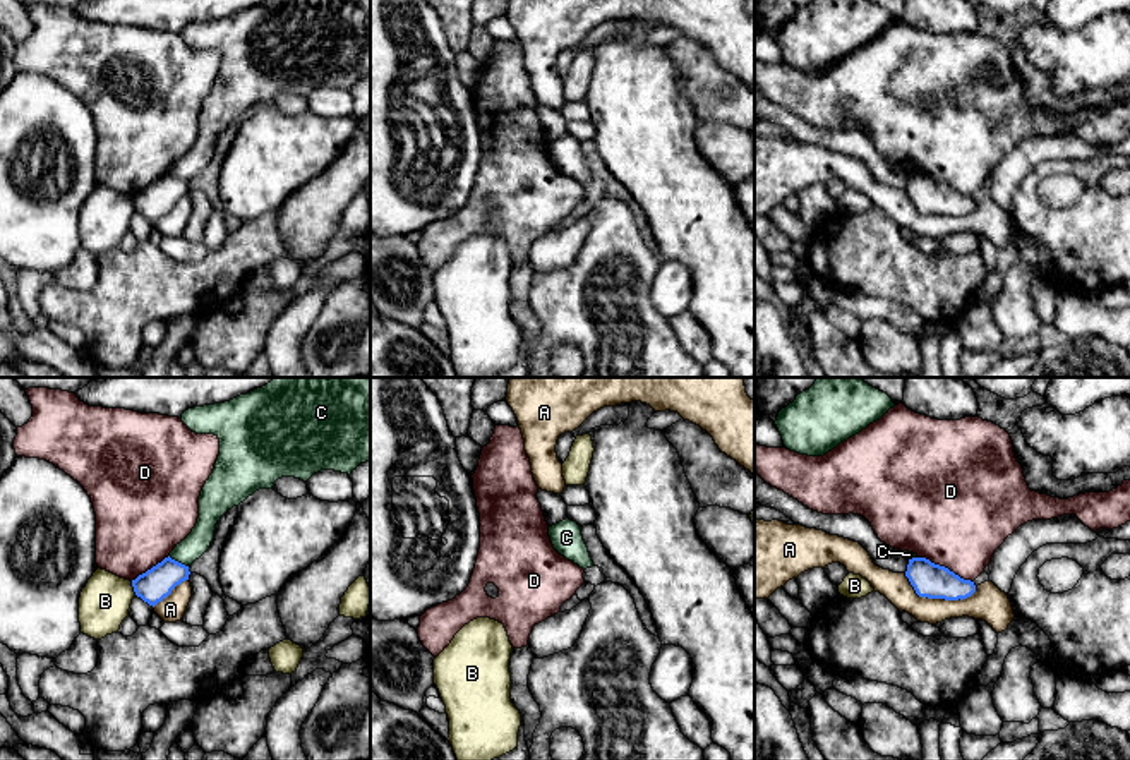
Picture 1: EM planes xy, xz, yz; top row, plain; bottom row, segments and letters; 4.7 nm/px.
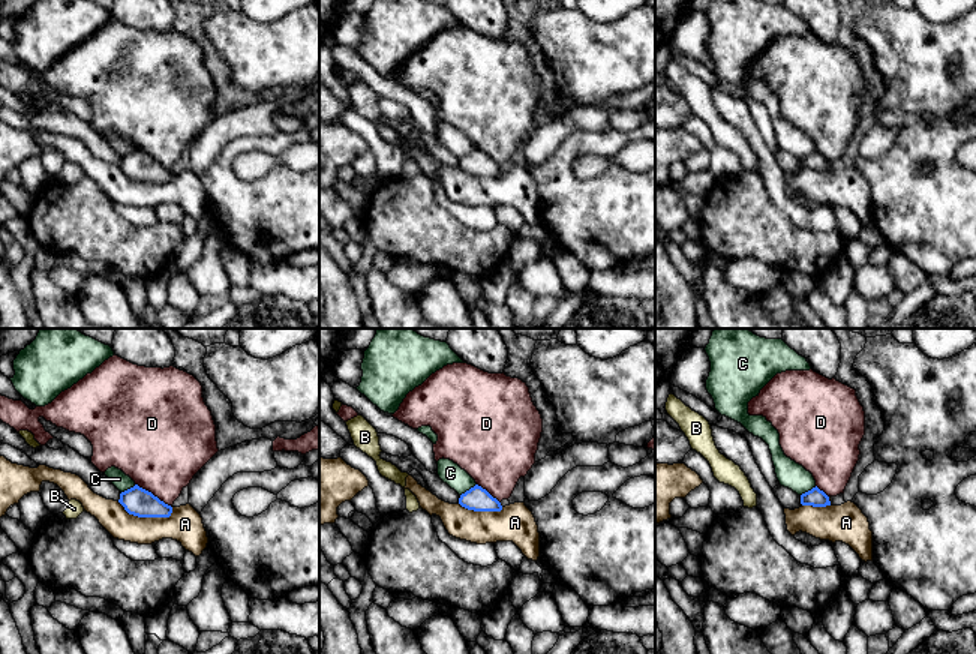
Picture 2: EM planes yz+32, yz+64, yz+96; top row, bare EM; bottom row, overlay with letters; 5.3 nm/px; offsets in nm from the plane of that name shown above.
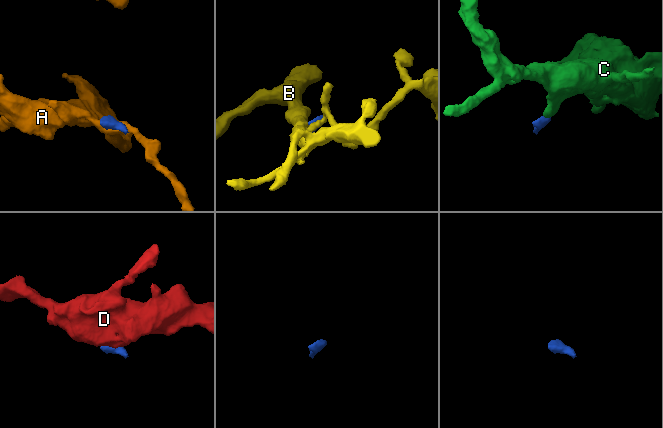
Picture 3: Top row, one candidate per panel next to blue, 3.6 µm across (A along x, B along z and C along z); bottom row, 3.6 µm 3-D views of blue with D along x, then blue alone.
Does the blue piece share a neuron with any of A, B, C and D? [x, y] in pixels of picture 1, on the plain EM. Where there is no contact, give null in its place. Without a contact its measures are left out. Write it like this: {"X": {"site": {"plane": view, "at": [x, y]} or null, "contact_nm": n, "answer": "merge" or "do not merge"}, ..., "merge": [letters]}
{"A": {"site": {"plane": "yz", "at": [937, 213]}, "contact_nm": 360, "answer": "do not merge"}, "B": {"site": {"plane": "xy", "at": [134, 205]}, "contact_nm": 70, "answer": "do not merge"}, "C": {"site": {"plane": "xy", "at": [177, 177]}, "contact_nm": 110, "answer": "do not merge"}, "D": {"site": {"plane": "yz", "at": [943, 182]}, "contact_nm": 300, "answer": "do not merge"}, "merge": []}

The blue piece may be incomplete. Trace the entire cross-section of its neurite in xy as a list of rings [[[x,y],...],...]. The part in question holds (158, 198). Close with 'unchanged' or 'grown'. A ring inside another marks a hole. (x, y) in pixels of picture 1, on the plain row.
[[[168,172],[132,196],[132,202],[137,213],[154,223],[158,218],[168,213],[177,201],[189,196],[189,190],[189,182]]] | unchanged

